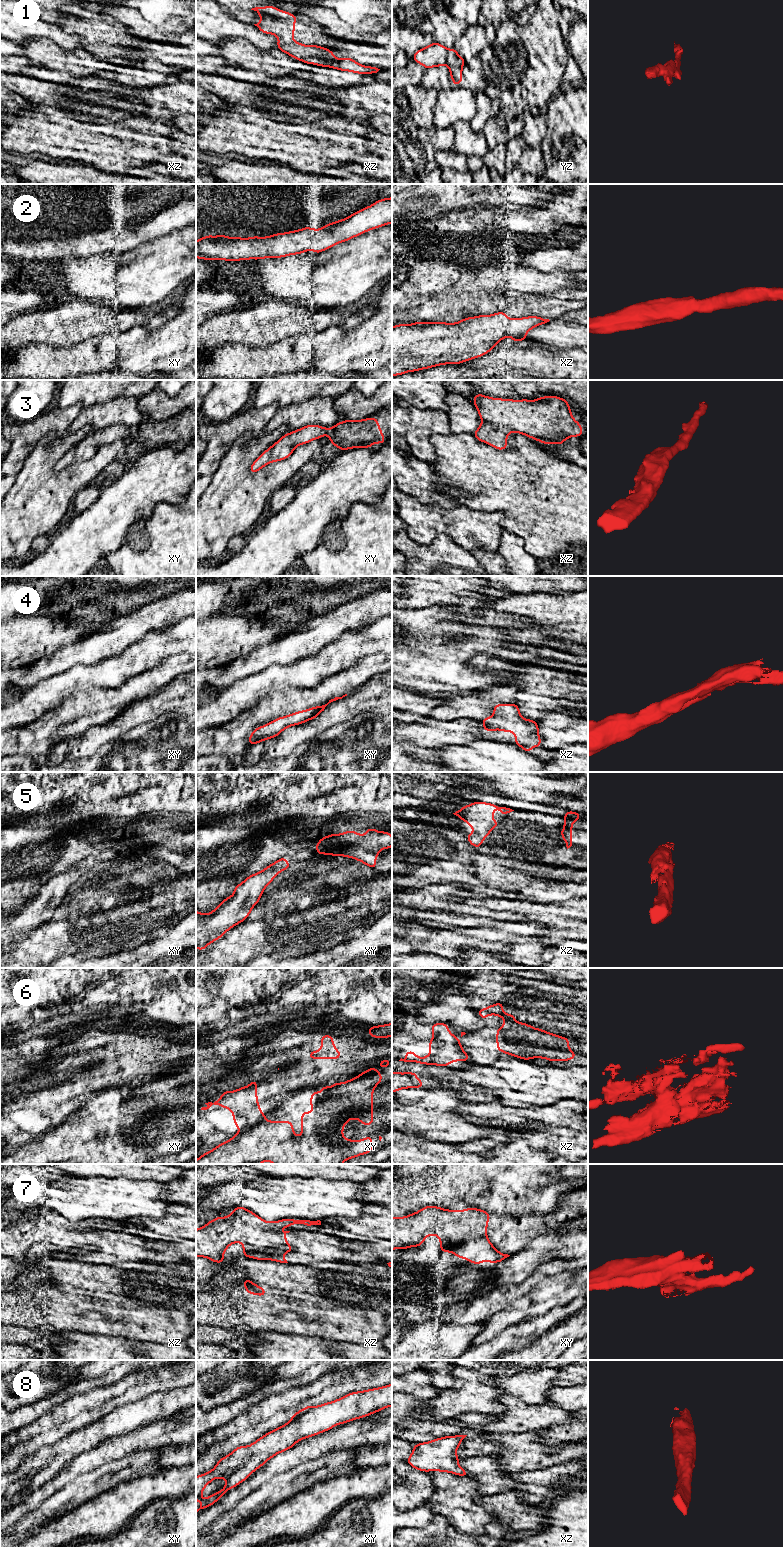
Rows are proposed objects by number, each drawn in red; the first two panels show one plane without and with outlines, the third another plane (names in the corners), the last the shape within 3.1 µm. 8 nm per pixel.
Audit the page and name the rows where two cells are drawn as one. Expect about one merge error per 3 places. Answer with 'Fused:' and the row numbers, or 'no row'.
Fused: 1, 7

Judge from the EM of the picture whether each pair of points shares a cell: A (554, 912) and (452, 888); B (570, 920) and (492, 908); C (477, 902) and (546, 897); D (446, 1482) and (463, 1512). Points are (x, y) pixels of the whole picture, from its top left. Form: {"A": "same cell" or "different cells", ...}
{"A": "different cells", "B": "same cell", "C": "different cells", "D": "same cell"}

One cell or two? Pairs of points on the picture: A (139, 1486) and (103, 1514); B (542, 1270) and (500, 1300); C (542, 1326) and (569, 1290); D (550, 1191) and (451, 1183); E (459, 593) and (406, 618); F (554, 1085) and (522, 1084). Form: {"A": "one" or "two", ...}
{"A": "one", "B": "one", "C": "two", "D": "one", "E": "one", "F": "one"}

